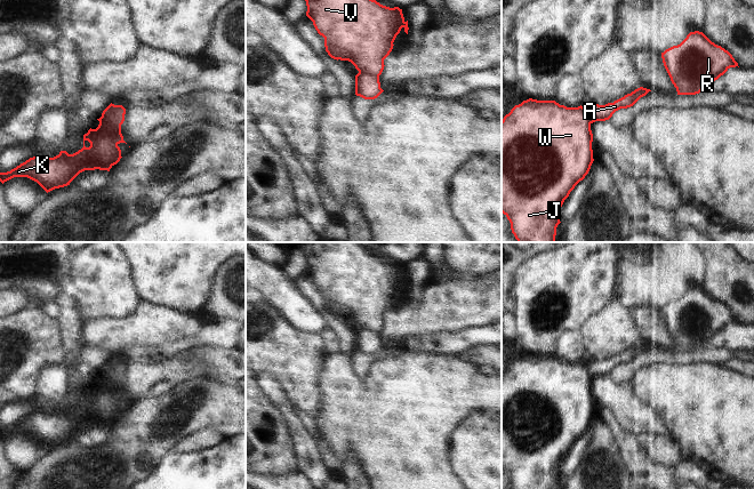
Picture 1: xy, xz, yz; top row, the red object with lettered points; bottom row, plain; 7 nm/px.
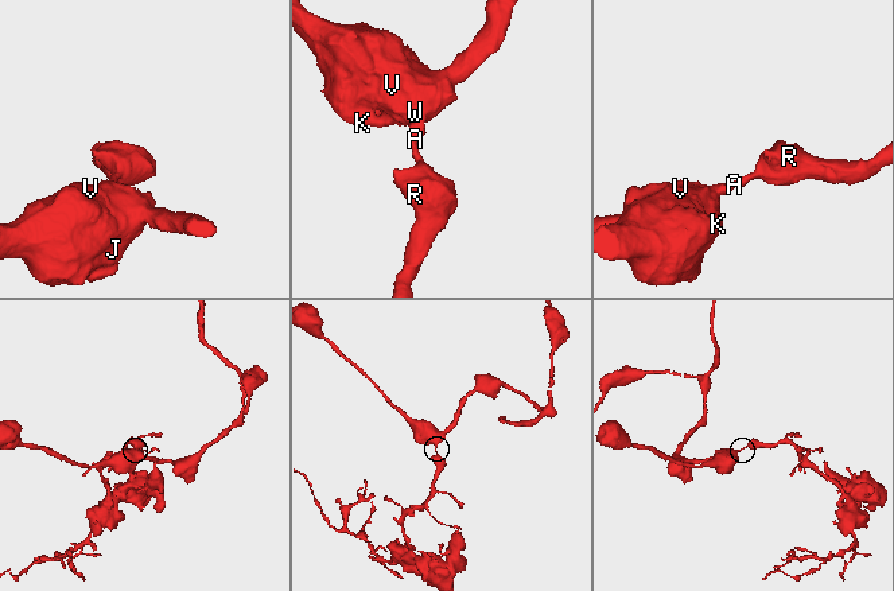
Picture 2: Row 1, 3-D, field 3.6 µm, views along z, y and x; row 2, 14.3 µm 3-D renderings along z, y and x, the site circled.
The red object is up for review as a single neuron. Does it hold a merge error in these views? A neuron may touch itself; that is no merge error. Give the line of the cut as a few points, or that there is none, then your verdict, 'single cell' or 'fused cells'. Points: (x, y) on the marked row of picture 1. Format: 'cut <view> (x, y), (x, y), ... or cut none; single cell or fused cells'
cut xy (114, 105), (115, 114), (111, 119), (101, 118); fused cells

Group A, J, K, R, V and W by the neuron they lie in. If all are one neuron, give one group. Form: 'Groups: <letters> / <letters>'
Groups: A R / J K V W.

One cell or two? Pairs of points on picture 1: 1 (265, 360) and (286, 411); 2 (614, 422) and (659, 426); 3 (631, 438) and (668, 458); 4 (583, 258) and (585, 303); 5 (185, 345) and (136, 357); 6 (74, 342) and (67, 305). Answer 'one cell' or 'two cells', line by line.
1: two cells
2: two cells
3: two cells
4: one cell
5: one cell
6: one cell

